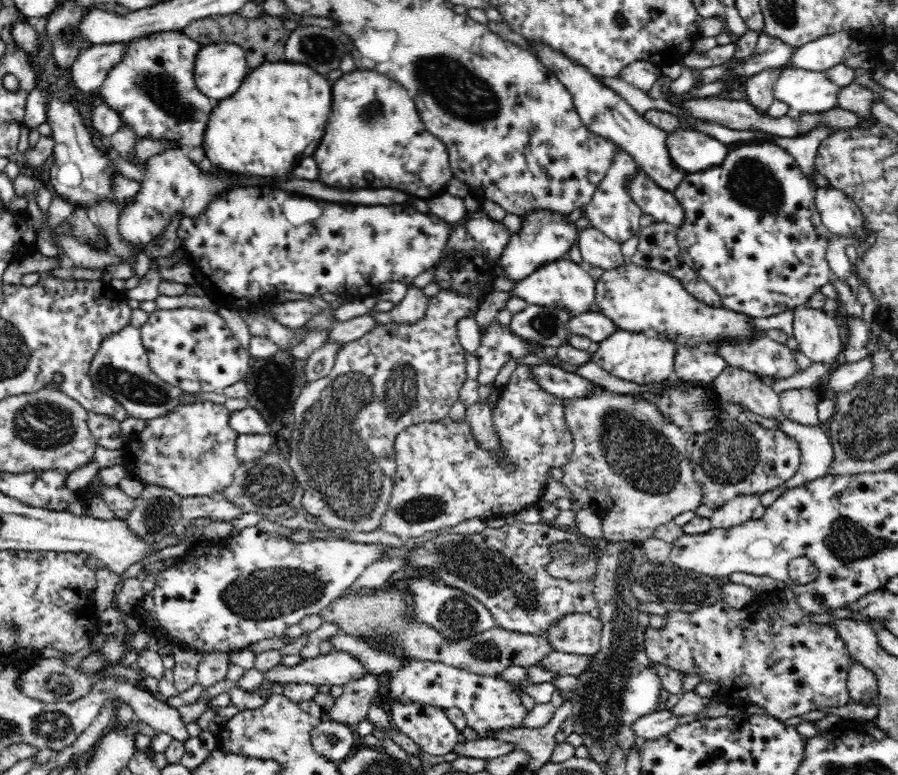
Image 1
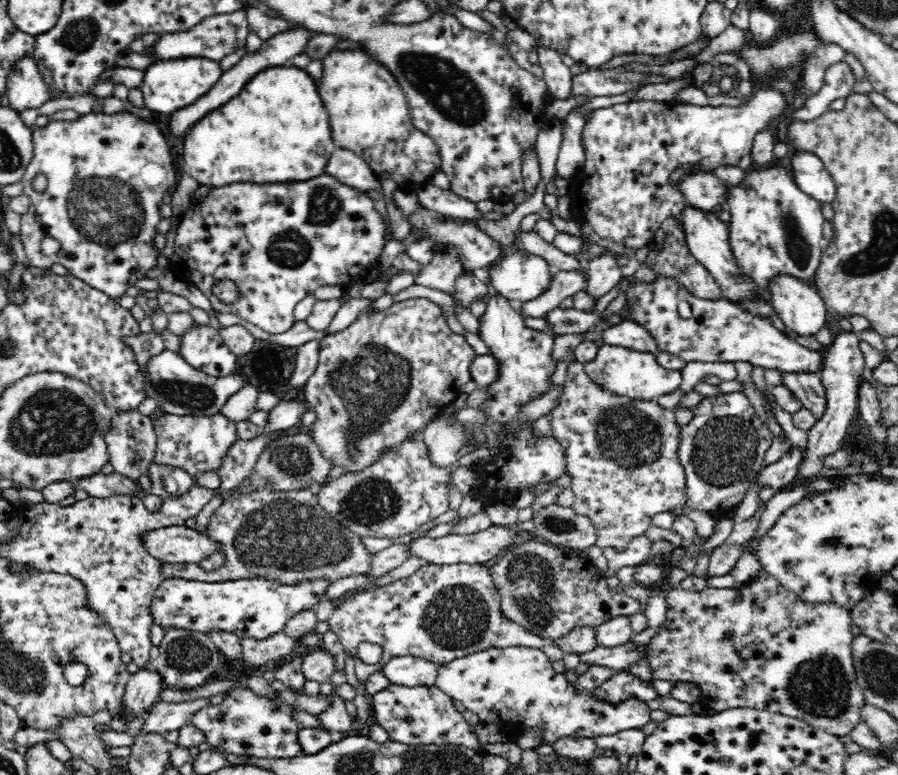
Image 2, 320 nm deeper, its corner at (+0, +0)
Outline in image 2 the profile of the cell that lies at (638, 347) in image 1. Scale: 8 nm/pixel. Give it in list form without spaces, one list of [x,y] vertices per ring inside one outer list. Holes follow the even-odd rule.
[[[600,343],[596,358],[583,365],[586,375],[602,389],[638,401],[654,401],[663,394],[670,394],[678,390],[683,379],[681,370],[668,370],[660,366],[656,361],[656,355],[652,353],[606,343]]]

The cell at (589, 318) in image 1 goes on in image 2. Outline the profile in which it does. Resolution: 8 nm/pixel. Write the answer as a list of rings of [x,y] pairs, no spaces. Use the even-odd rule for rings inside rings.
[[[627,319],[618,326],[609,326],[603,334],[602,343],[618,345],[630,350],[646,351],[646,353],[658,354],[659,346],[650,331],[638,325],[634,320]]]

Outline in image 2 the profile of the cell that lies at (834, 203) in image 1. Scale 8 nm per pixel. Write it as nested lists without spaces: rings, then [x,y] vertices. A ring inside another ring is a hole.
[[[795,150],[790,158],[794,183],[821,204],[832,203],[836,197],[836,186],[821,158],[807,150]]]

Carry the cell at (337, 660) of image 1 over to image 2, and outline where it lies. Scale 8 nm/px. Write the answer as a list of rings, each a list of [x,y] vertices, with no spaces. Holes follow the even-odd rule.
[[[416,656],[396,657],[383,669],[392,685],[434,686],[438,680],[439,666]]]

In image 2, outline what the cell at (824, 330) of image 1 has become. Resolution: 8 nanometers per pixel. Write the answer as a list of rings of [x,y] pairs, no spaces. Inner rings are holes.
[[[776,274],[768,284],[773,310],[790,331],[815,336],[826,323],[826,305],[810,283],[789,274]]]

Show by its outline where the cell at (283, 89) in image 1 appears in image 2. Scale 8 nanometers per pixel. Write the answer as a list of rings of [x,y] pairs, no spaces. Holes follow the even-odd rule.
[[[291,63],[256,74],[236,98],[228,100],[222,108],[212,110],[208,116],[198,120],[183,139],[184,172],[194,178],[199,186],[209,188],[310,180],[324,174],[326,162],[334,150],[328,114],[318,96],[316,84],[305,70],[298,70]]]

